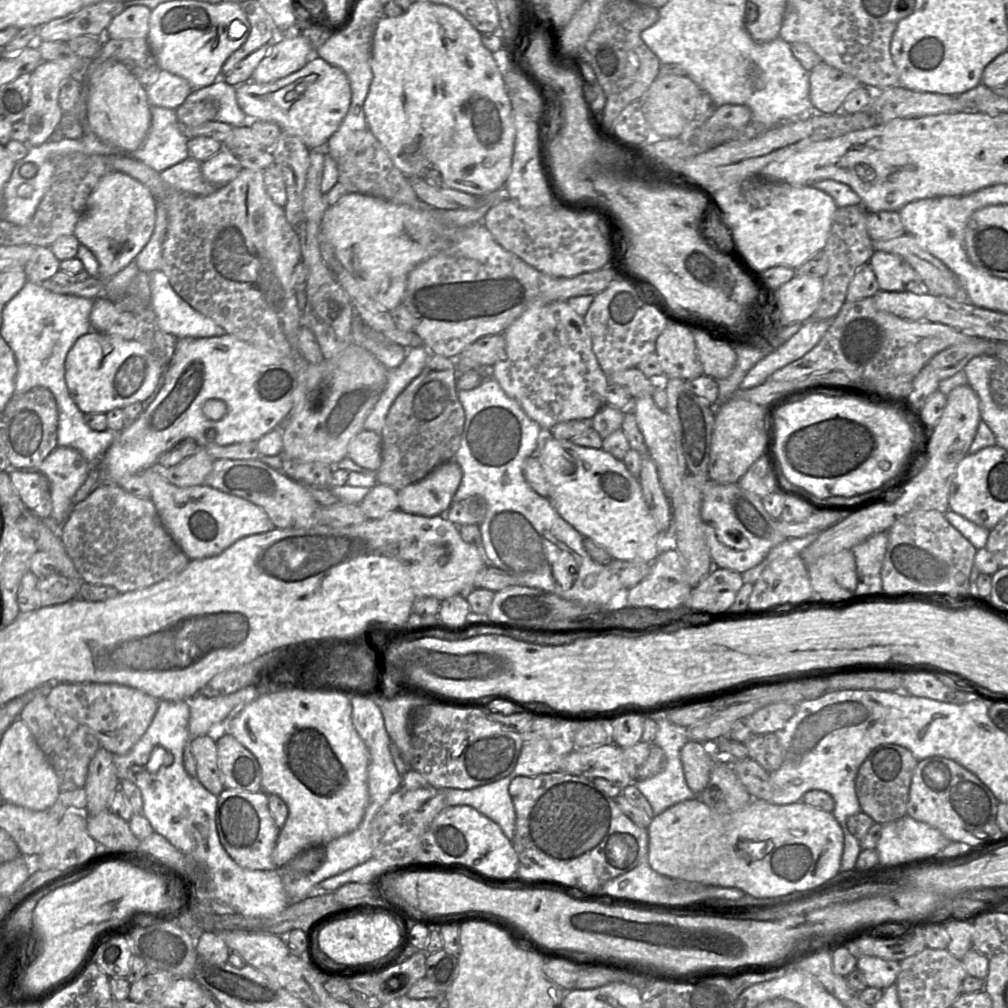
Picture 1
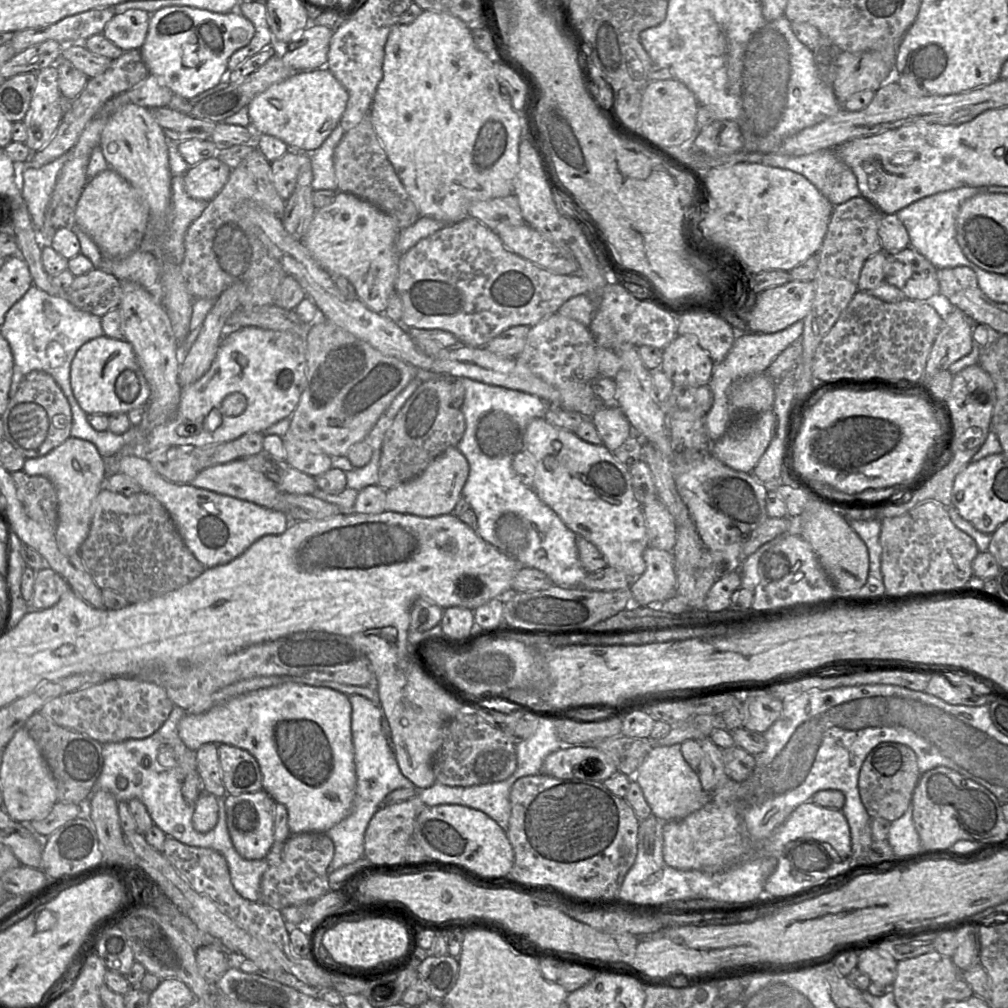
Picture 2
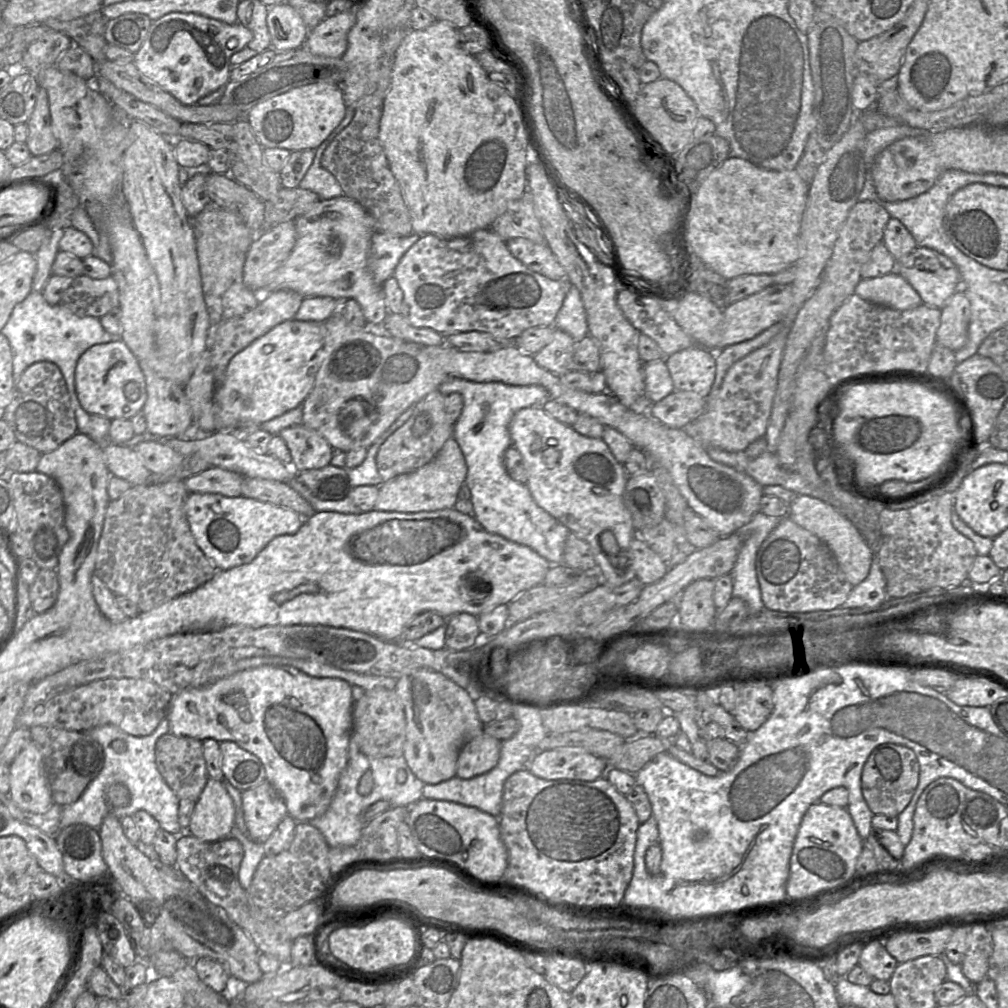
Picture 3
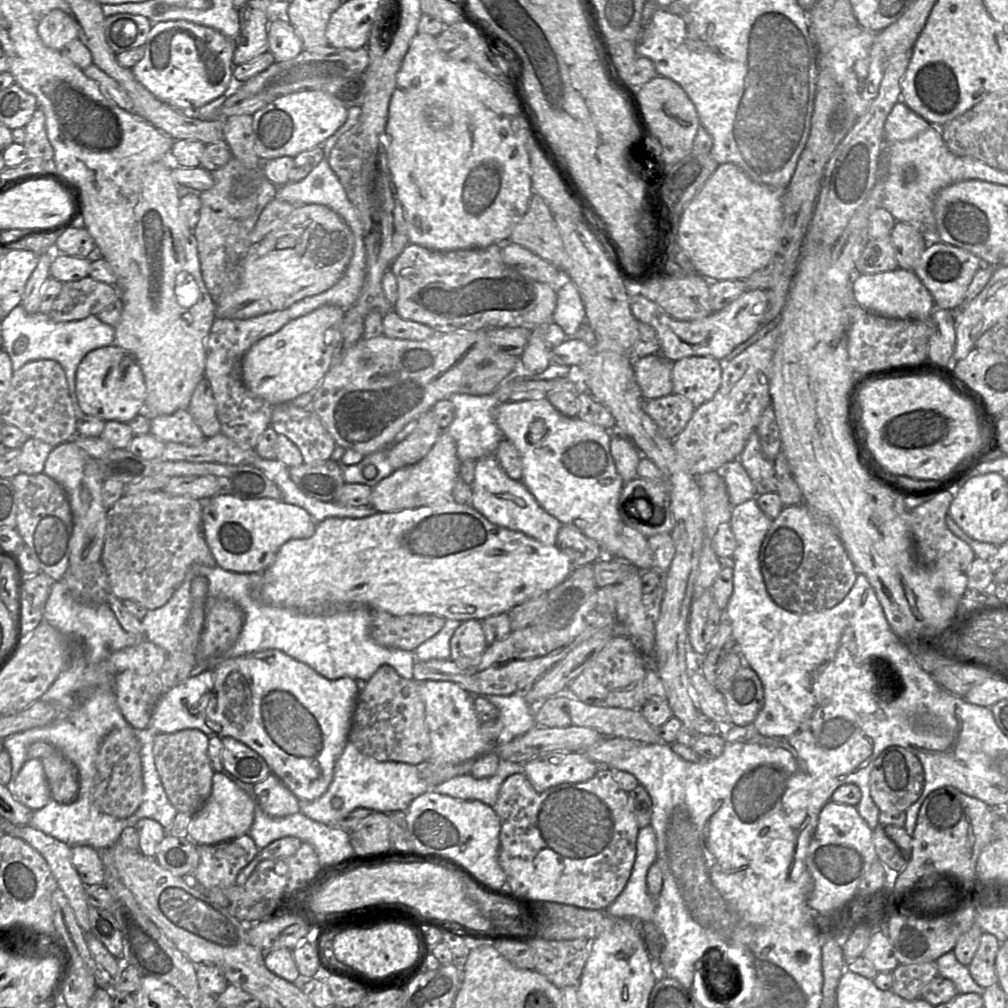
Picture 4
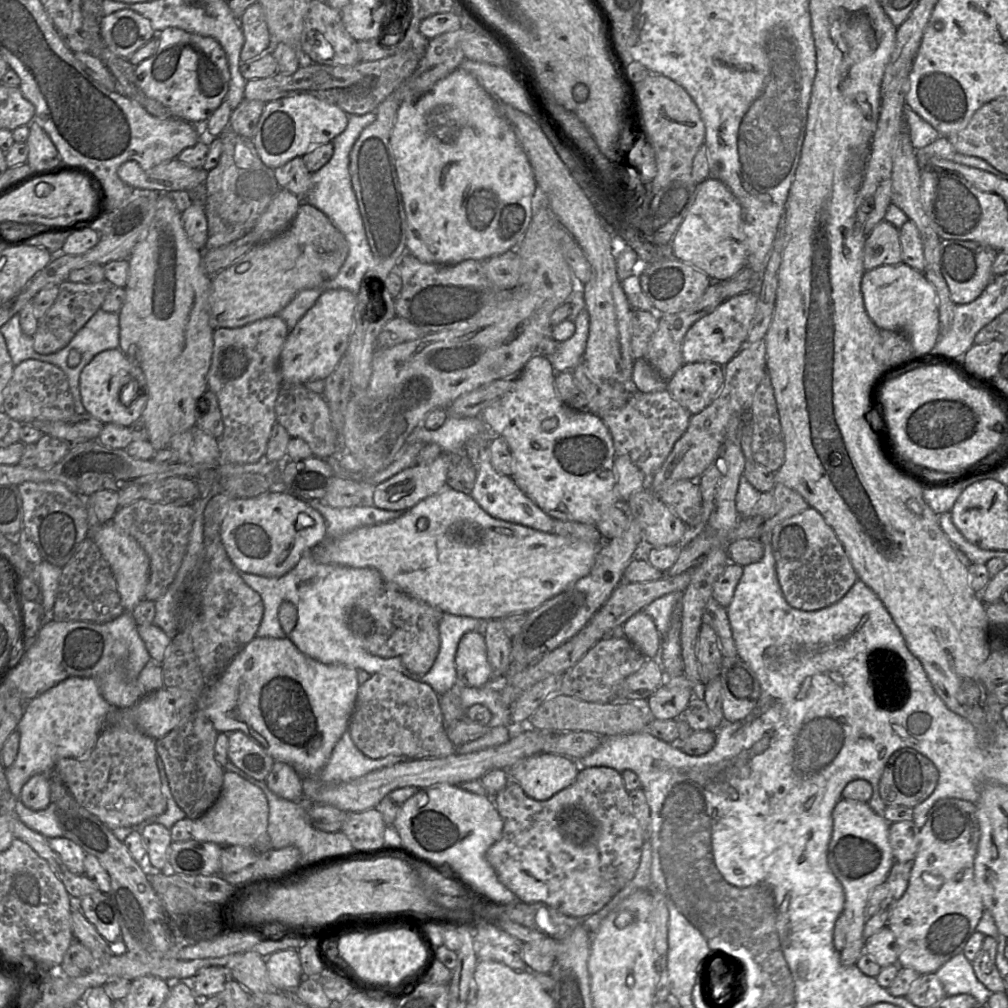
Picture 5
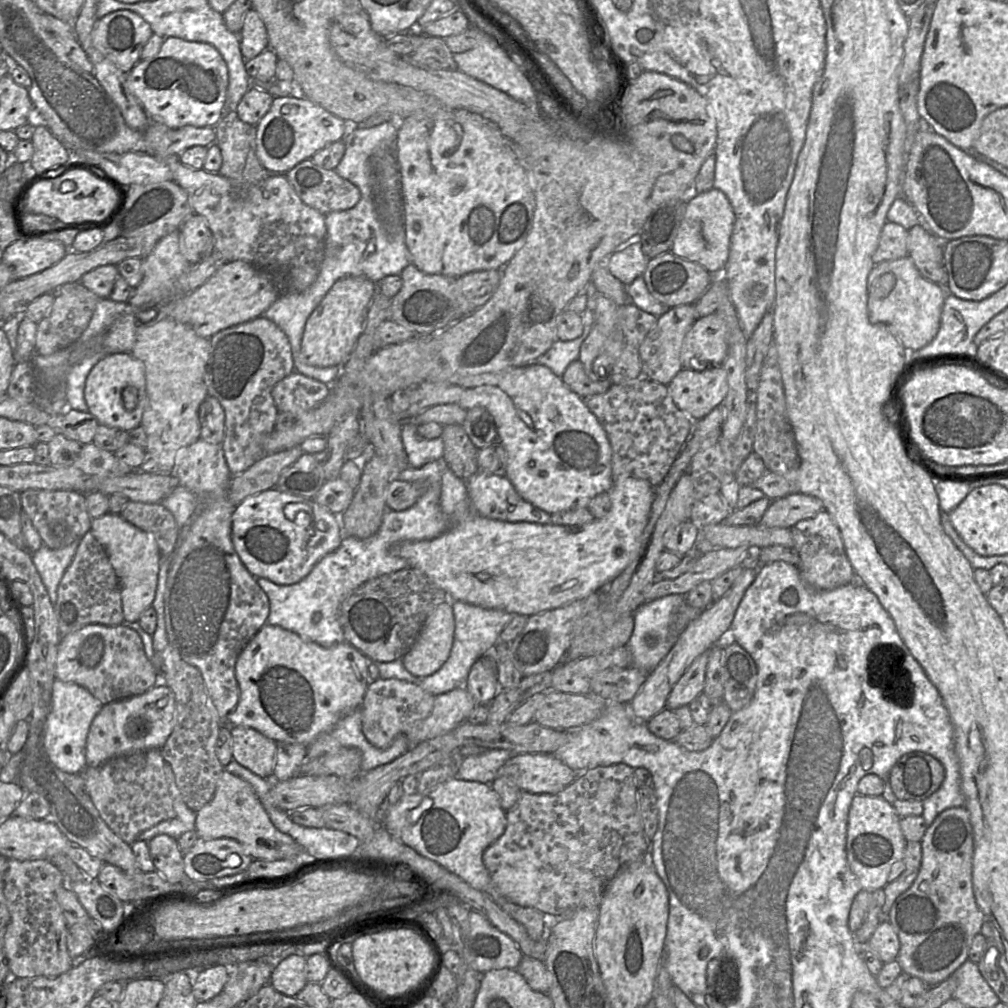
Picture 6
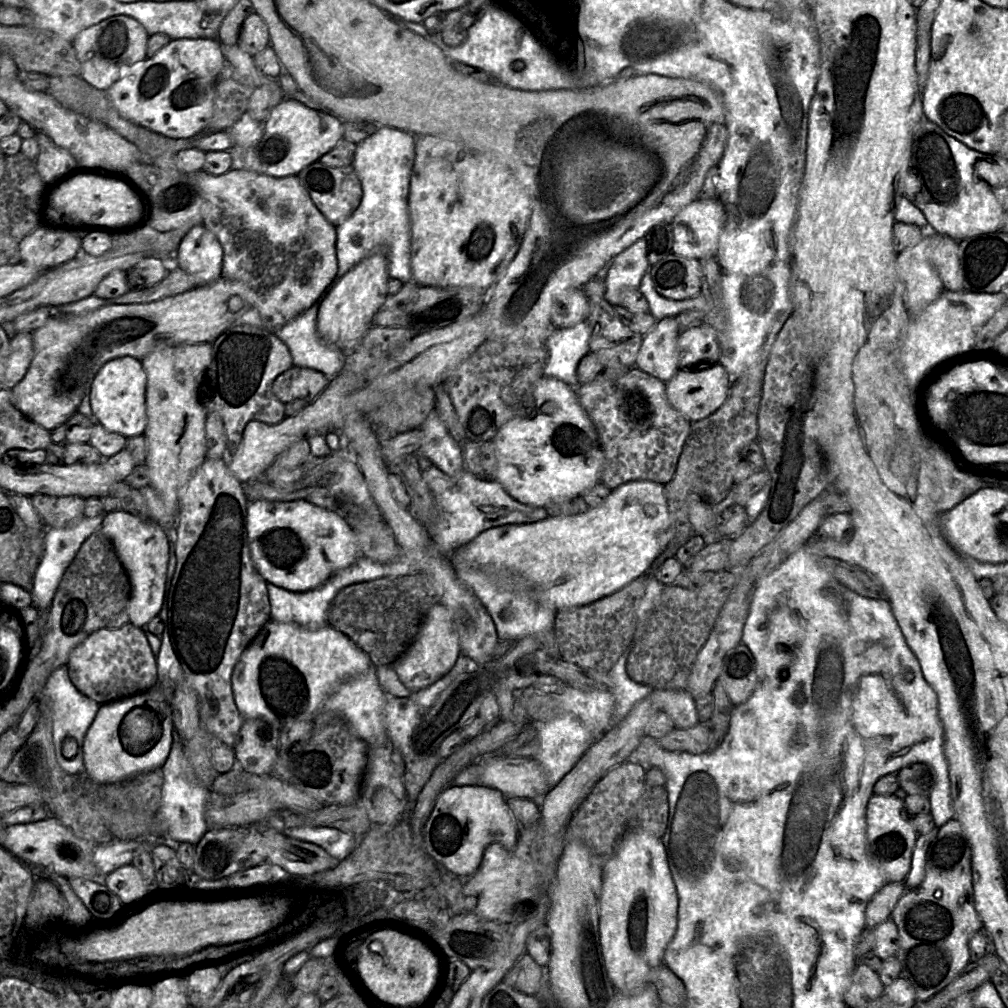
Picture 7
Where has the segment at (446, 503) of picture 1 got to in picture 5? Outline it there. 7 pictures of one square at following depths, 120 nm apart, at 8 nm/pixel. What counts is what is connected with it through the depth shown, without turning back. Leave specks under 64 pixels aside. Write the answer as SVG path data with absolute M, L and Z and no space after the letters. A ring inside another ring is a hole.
M442 452L429 464L417 463L375 486L373 504L389 511L407 511L447 486L449 455Z

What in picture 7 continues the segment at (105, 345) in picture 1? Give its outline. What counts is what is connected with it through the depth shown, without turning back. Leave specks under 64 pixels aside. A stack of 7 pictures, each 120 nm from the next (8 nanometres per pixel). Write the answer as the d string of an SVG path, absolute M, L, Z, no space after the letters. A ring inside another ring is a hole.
M125 356L108 361L97 372L90 388L90 405L96 423L127 439L144 435L147 424L146 383L141 360Z

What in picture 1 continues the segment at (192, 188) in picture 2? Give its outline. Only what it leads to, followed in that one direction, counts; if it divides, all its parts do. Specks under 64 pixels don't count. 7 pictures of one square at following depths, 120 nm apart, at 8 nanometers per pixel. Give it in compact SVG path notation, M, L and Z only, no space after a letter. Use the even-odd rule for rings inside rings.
M224 147L201 164L204 180L213 184L228 184L242 169L239 157Z

